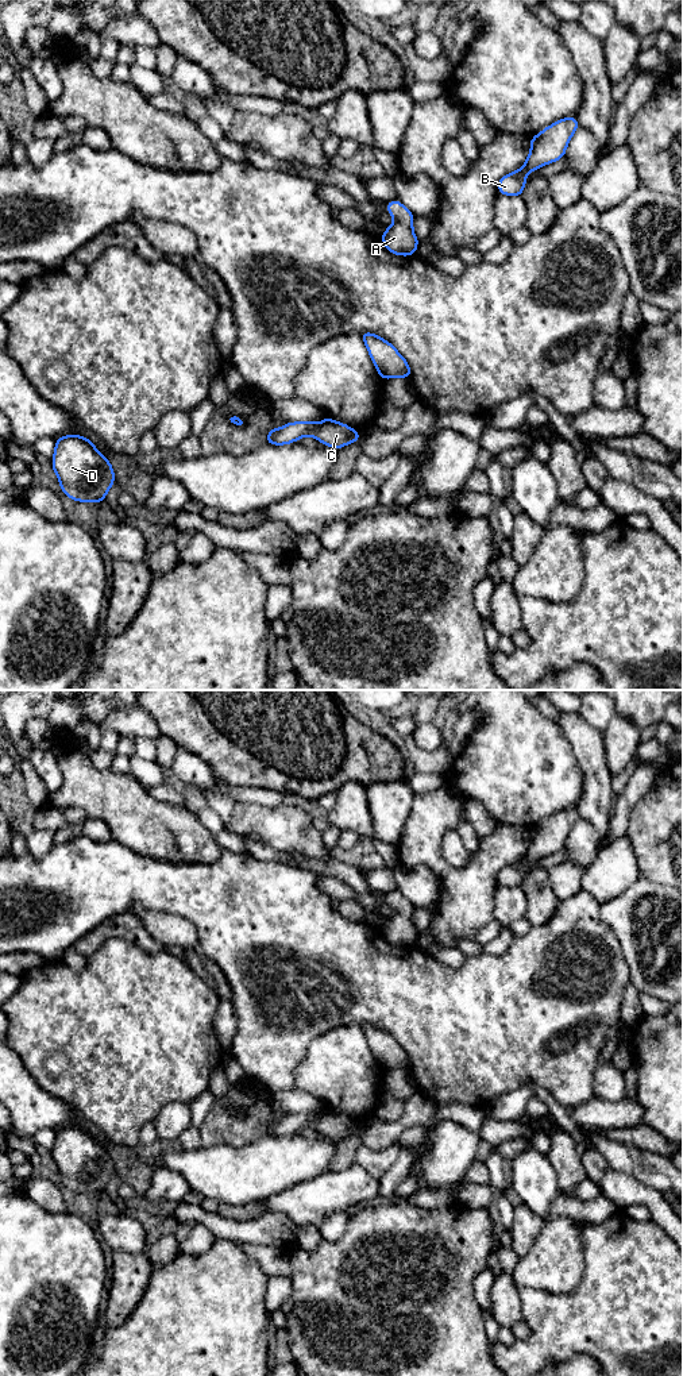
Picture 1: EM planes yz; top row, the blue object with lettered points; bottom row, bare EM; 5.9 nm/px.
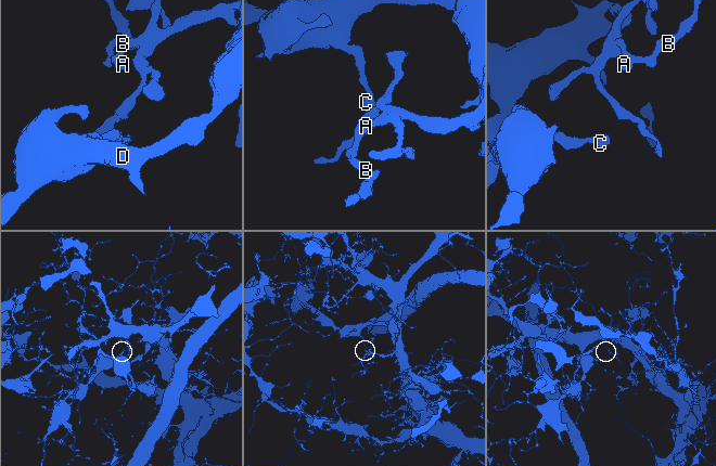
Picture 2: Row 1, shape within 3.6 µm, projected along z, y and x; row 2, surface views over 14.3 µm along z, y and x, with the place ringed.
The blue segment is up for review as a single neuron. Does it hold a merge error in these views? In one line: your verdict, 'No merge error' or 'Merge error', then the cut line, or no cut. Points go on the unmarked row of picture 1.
No merge error. No split

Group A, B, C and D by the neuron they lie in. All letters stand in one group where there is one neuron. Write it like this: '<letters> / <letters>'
A B C D

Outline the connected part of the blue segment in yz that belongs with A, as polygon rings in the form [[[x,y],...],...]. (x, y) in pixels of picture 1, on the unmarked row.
[[[398,890],[387,894],[386,901],[394,914],[381,928],[383,937],[395,947],[414,947],[420,933],[413,922],[414,906]]]

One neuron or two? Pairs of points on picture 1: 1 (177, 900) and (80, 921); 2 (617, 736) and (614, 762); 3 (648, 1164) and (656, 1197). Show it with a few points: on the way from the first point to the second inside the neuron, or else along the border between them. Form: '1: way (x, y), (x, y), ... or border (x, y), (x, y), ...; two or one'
1: way (153, 894), (107, 894), (104, 897); one
2: way (617, 743), (617, 755); one
3: border (625, 1174), (660, 1193); two

